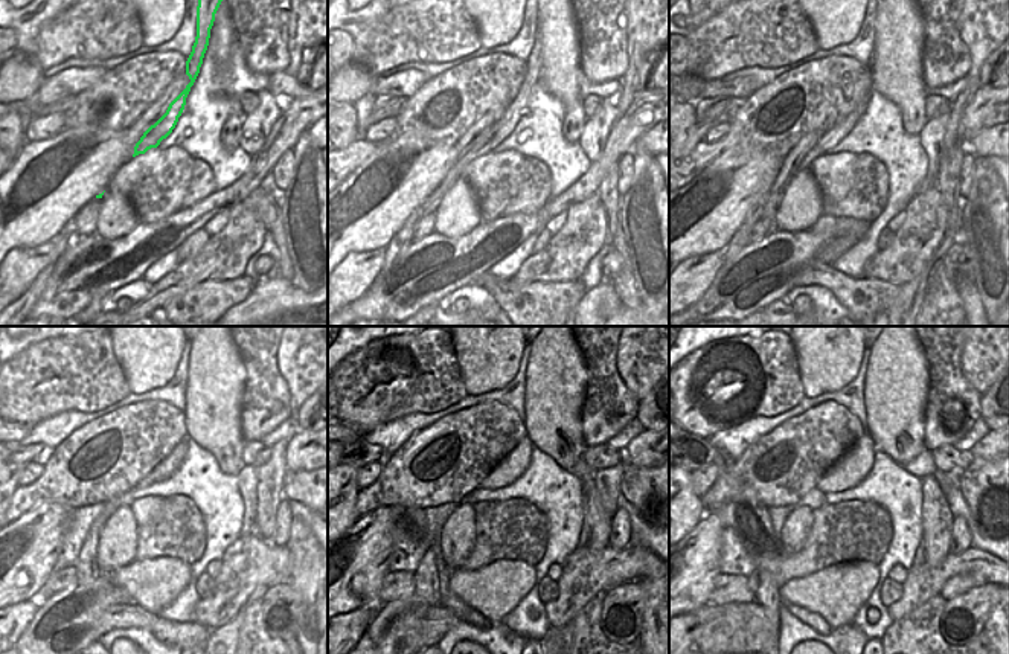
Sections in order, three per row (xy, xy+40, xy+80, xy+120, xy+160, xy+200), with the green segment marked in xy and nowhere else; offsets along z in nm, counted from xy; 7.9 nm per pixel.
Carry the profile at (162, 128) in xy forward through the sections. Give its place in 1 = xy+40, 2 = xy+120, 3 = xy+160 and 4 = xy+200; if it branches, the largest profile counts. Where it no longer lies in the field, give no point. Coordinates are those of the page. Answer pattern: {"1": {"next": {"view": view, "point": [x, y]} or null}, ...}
{"1": {"next": {"view": "xy+40", "point": [493, 136]}}, "2": {"next": {"view": "xy+120", "point": [87, 572]}}, "3": {"next": {"view": "xy+160", "point": [427, 577]}}, "4": {"next": {"view": "xy+200", "point": [765, 581]}}}

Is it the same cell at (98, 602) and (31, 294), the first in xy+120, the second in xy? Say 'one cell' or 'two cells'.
two cells

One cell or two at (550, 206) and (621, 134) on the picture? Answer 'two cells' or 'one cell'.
one cell

